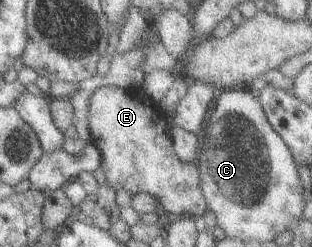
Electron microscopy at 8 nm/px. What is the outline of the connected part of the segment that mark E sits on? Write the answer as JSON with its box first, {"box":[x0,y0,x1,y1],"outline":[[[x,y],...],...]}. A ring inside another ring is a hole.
{"box":[87,85,207,221],"outline":[[[116,85],[96,88],[88,98],[87,128],[90,142],[100,153],[99,169],[104,173],[104,185],[132,195],[151,195],[156,199],[164,221],[178,215],[199,217],[207,210],[199,188],[197,164],[181,162],[176,157],[166,115],[157,102],[146,97],[140,89],[124,89]]]}

